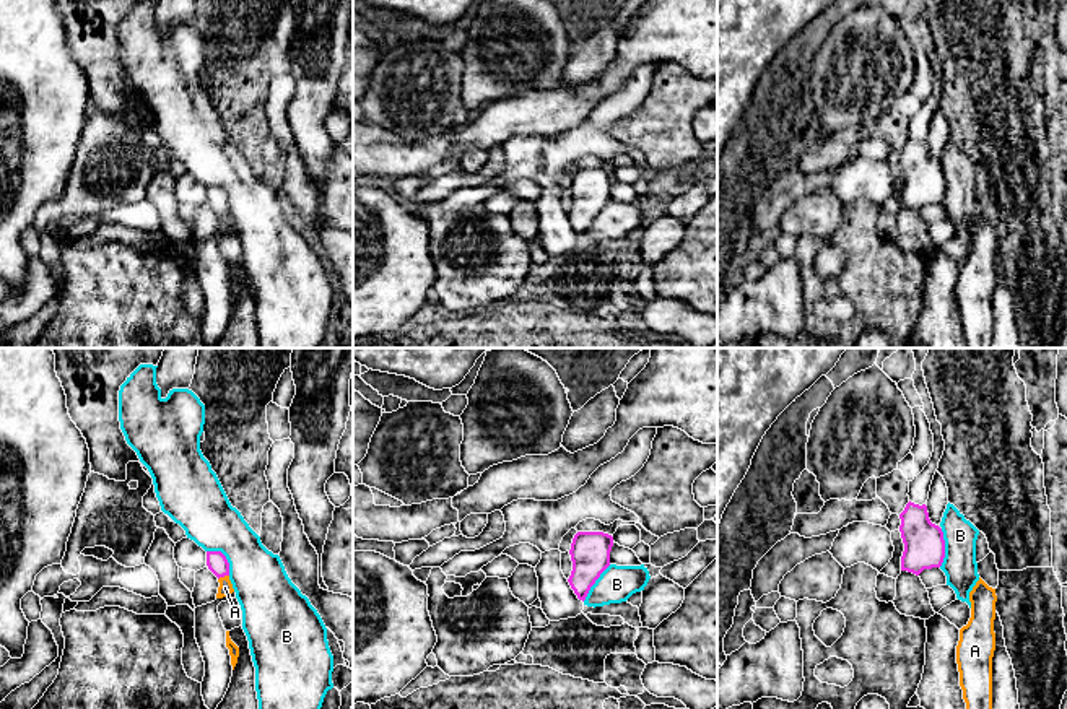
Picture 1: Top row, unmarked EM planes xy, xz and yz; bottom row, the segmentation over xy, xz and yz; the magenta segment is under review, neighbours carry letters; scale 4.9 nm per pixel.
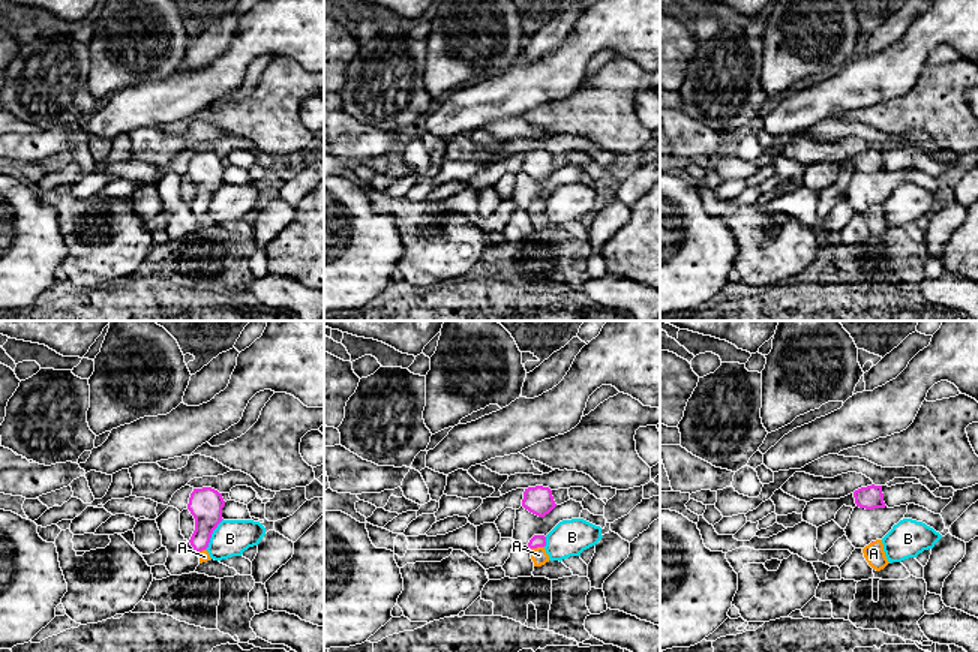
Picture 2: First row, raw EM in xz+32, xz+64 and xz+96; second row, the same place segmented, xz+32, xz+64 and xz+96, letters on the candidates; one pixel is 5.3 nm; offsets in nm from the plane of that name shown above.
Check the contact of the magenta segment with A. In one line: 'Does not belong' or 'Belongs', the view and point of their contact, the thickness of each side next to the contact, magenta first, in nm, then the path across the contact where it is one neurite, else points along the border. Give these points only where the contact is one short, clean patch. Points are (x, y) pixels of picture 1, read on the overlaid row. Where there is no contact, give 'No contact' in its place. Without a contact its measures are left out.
Belongs. Touches magenta at xy (223, 576). Thickness 100 nm (magenta) against 70 nm. Path across: xy (217, 561), (223, 576), (225, 587)

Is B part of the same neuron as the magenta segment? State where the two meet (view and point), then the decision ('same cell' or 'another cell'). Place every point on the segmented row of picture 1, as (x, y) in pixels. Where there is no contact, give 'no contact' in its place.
contact yz (944, 548); another cell

